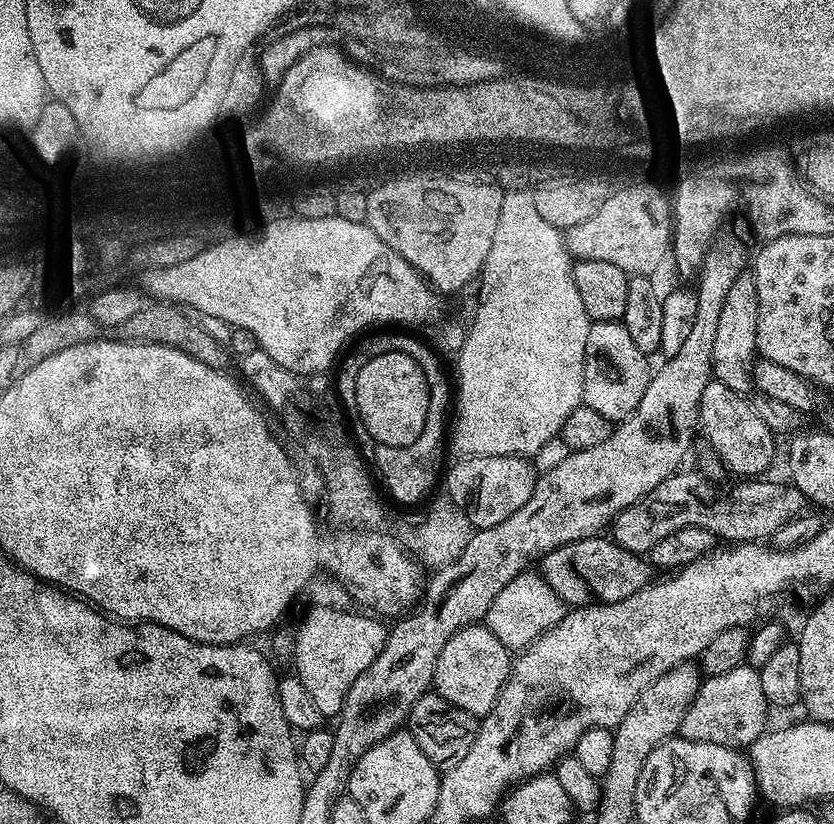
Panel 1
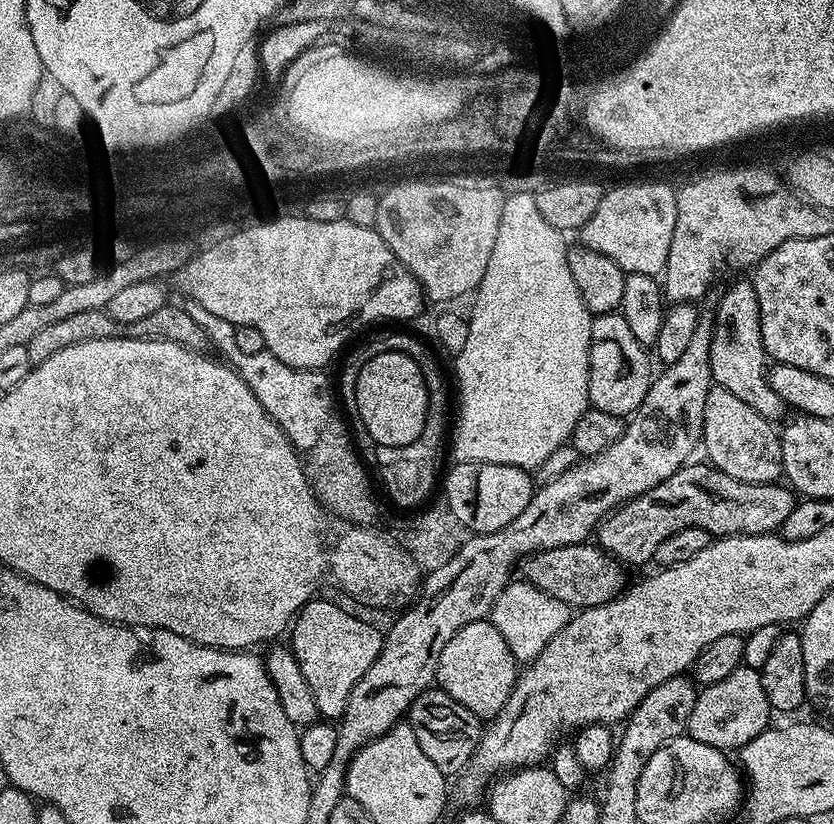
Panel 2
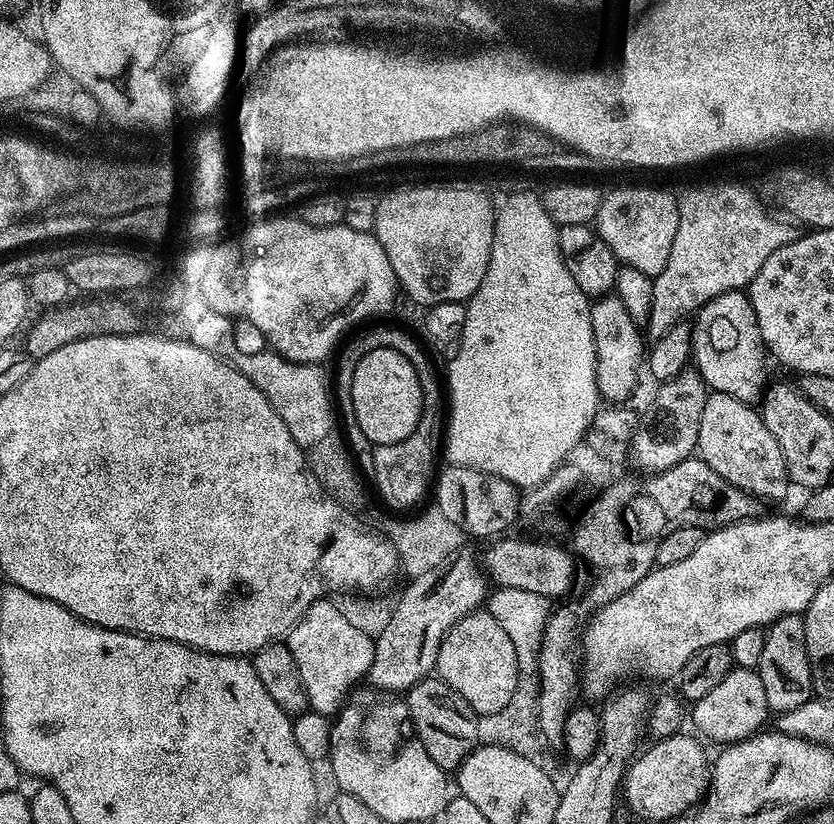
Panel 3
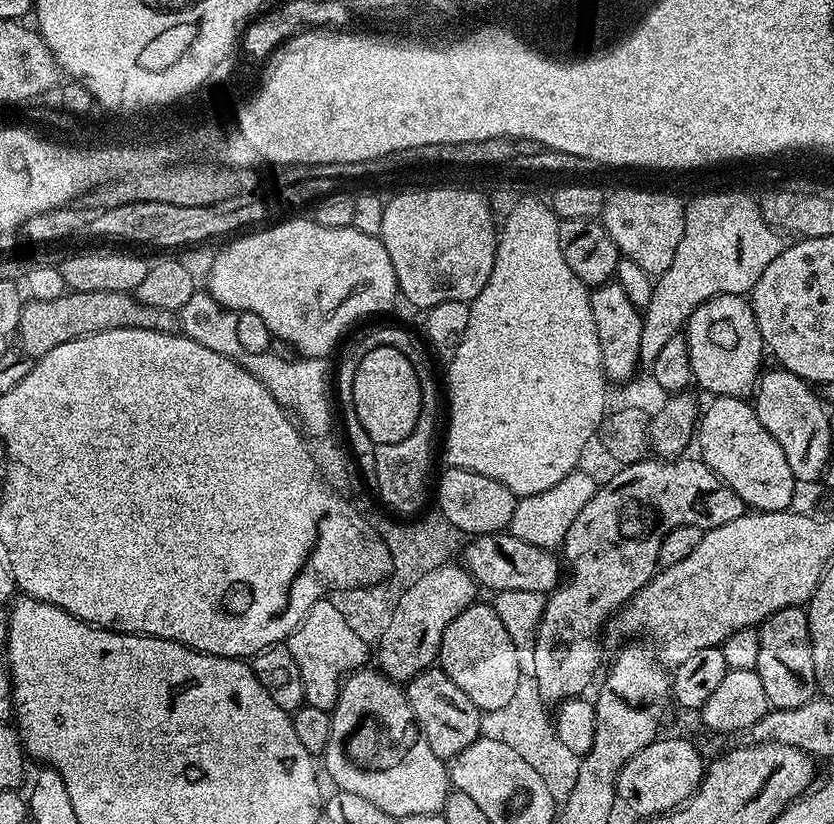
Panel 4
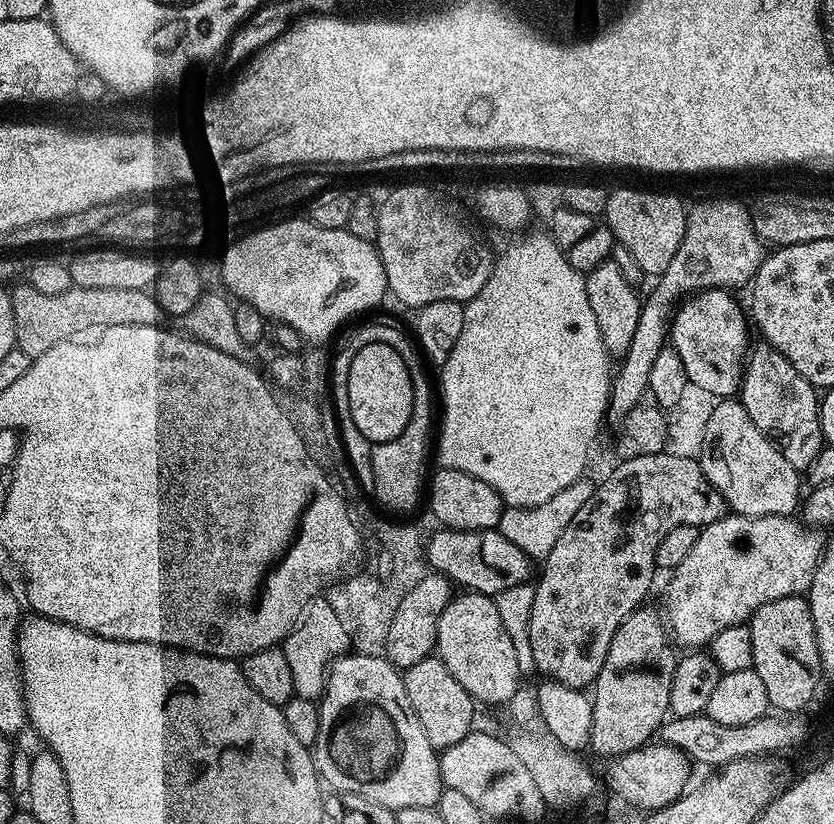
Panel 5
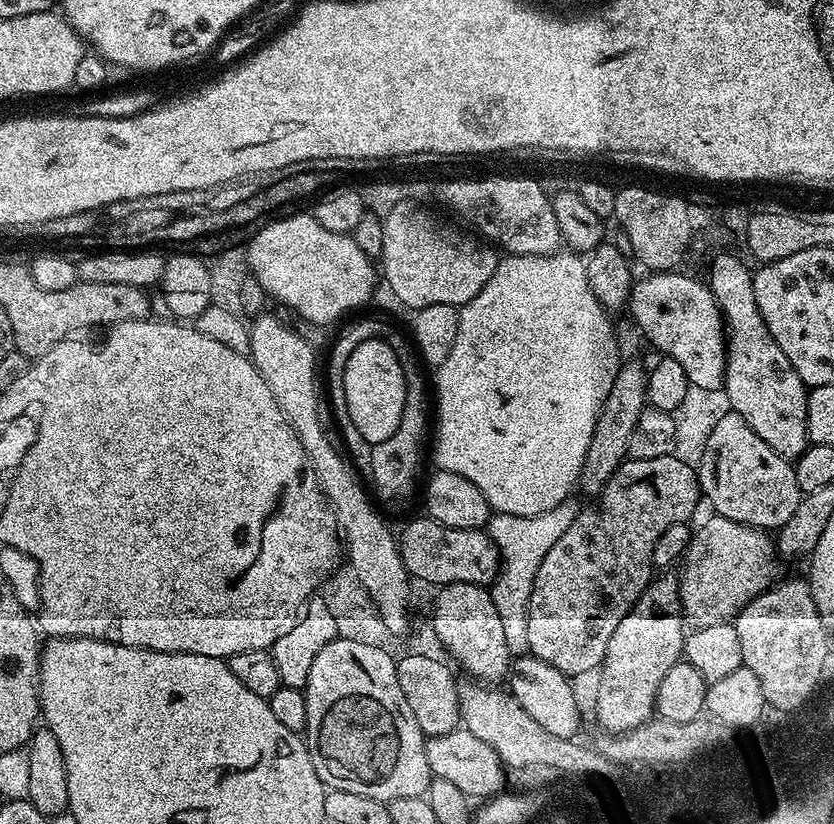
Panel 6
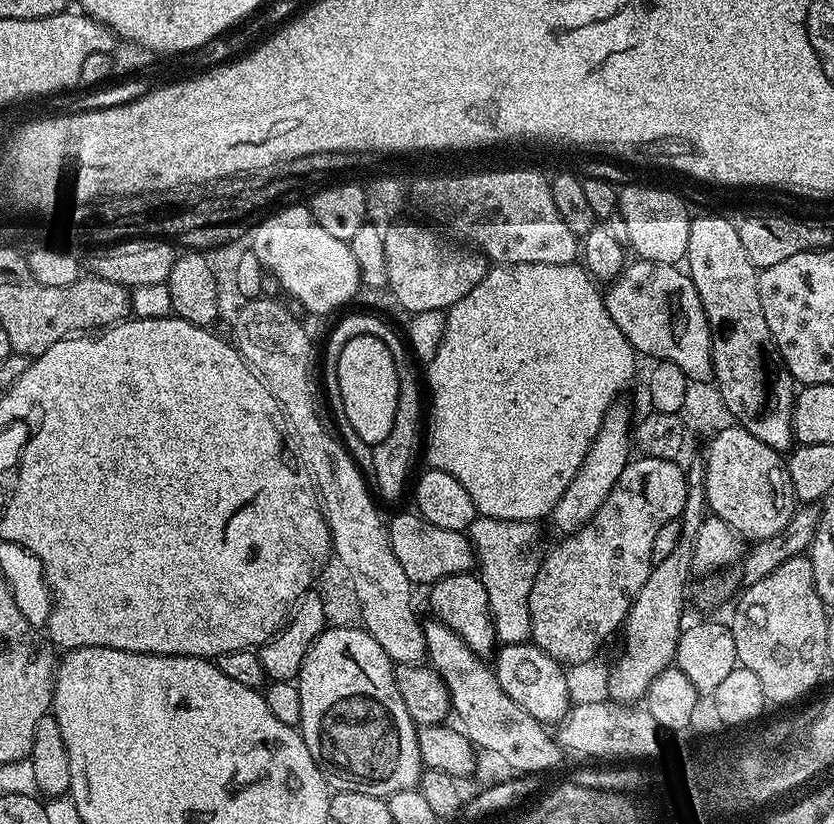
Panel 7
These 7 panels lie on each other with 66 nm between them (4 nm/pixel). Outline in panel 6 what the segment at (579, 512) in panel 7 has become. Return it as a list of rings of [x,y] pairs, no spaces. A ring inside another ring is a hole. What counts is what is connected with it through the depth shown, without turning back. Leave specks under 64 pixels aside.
[[[621,363],[614,378],[614,386],[610,386],[610,394],[606,394],[604,408],[598,414],[594,434],[590,434],[590,446],[586,450],[586,458],[580,471],[578,484],[581,489],[584,487],[588,498],[599,496],[606,482],[618,470],[618,466],[624,463],[628,456],[628,443],[647,404],[648,374],[645,365]]]

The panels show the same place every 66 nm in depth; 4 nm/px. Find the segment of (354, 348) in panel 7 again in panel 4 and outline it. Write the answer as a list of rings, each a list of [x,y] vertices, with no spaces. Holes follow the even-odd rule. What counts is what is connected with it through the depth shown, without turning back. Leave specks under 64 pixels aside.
[[[390,346],[371,348],[359,362],[352,375],[353,408],[362,429],[366,430],[375,445],[402,442],[414,430],[418,422],[418,414],[422,406],[422,390],[418,386],[418,374],[414,374],[414,366],[410,366],[410,358]]]

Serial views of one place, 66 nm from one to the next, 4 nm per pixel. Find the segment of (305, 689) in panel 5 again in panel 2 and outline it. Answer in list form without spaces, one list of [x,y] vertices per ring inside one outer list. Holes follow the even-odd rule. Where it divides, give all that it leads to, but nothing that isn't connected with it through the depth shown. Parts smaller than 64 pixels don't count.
[[[313,598],[301,608],[290,628],[291,650],[306,682],[310,682],[316,709],[328,722],[339,721],[344,715],[349,694],[358,686],[362,674],[374,666],[384,645],[382,632],[358,617],[340,604],[331,605],[326,599]]]

